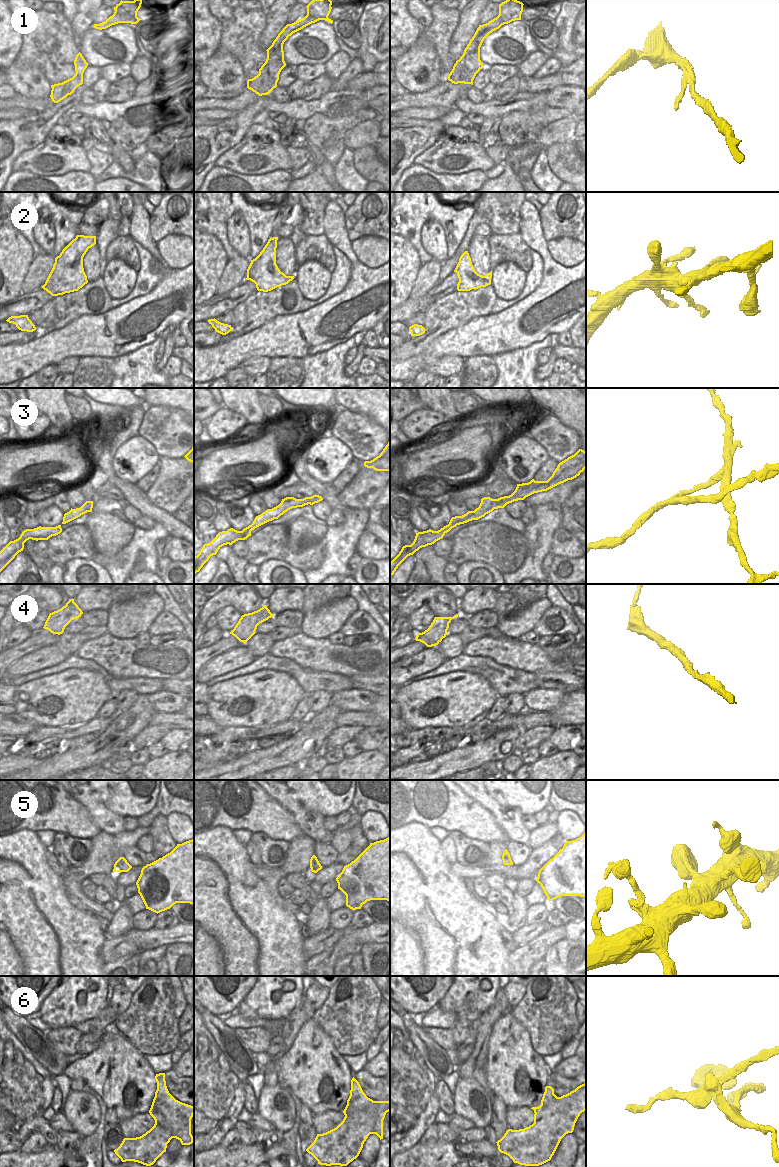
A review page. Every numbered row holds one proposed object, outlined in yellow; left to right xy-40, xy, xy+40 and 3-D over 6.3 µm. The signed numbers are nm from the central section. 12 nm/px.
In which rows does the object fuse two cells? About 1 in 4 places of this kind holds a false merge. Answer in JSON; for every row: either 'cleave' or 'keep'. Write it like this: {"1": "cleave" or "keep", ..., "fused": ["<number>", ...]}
{"1": "keep", "2": "keep", "3": "cleave", "4": "keep", "5": "keep", "6": "cleave", "fused": ["3", "6"]}

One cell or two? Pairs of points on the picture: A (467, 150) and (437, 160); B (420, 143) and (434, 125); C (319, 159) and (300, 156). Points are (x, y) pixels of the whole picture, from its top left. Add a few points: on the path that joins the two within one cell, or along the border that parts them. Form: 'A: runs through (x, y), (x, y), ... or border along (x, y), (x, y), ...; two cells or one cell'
A: runs through (460, 153), (444, 154); one cell
B: runs through (424, 139), (434, 129); one cell
C: border along (306, 146), (311, 159); two cells

